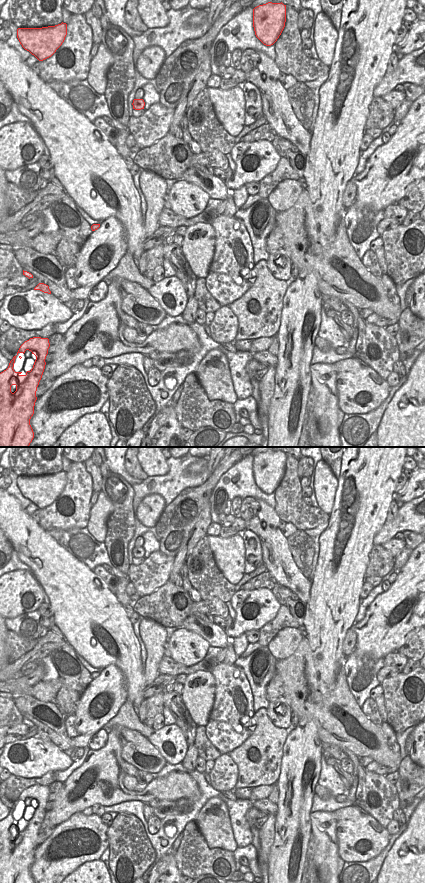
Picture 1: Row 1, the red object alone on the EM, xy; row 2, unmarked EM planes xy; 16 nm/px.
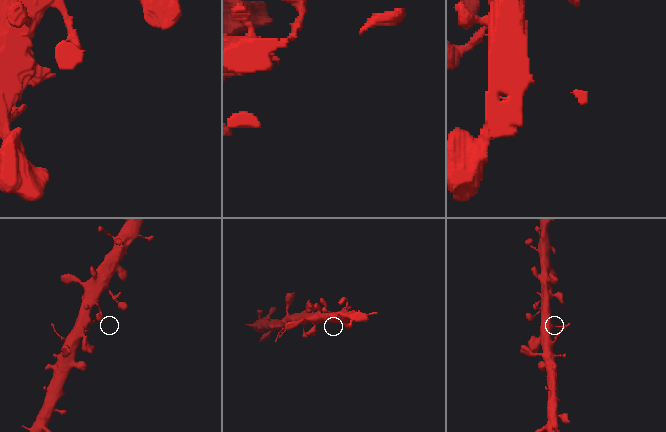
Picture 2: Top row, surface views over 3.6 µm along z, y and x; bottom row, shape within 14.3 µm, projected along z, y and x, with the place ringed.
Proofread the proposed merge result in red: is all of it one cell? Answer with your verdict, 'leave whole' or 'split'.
leave whole

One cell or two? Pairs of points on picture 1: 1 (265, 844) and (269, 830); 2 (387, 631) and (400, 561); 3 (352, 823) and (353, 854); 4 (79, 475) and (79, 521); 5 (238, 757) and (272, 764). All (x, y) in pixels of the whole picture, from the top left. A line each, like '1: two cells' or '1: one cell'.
1: one cell
2: two cells
3: one cell
4: one cell
5: one cell

